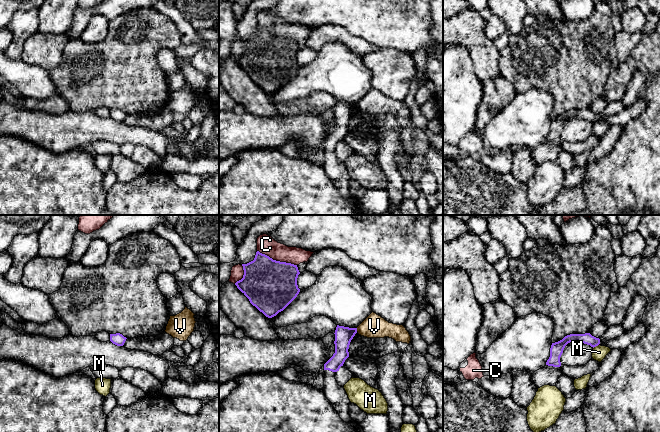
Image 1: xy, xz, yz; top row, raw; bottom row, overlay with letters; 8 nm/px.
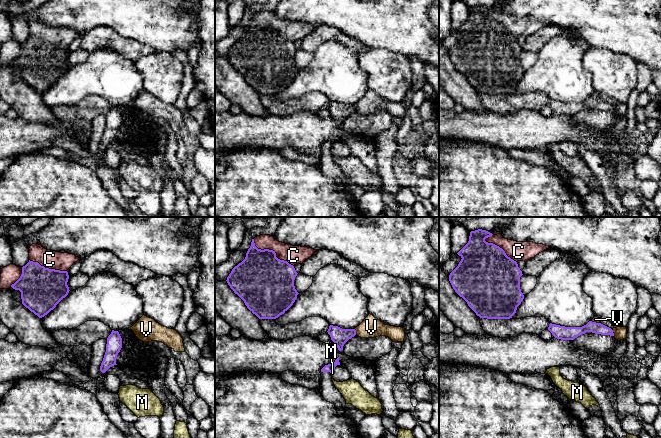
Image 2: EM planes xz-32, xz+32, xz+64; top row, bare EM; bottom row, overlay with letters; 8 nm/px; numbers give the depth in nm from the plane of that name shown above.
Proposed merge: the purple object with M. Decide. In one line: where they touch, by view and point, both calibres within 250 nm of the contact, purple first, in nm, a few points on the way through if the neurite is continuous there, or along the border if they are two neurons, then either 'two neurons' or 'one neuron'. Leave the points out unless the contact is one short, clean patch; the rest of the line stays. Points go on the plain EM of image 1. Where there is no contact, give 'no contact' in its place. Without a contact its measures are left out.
yz (595, 122) | 90/110 nm | along yz (598, 120), (593, 124) | two neurons

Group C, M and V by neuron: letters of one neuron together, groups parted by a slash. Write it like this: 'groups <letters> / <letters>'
groups C / M / V

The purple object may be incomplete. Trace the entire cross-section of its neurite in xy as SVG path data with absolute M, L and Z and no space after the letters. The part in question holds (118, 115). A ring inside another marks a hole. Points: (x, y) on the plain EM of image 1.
M116 109L116 110L110 110L110 117L117 121L117 122L123 122L125 117L126 117L126 113L124 113L122 110L120 109Z

